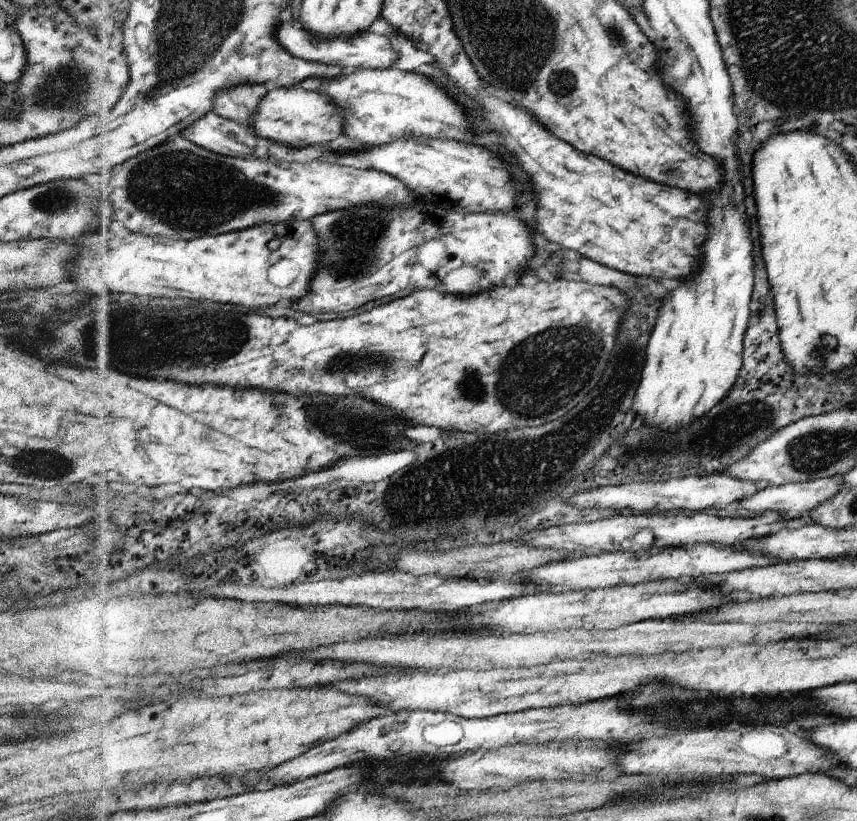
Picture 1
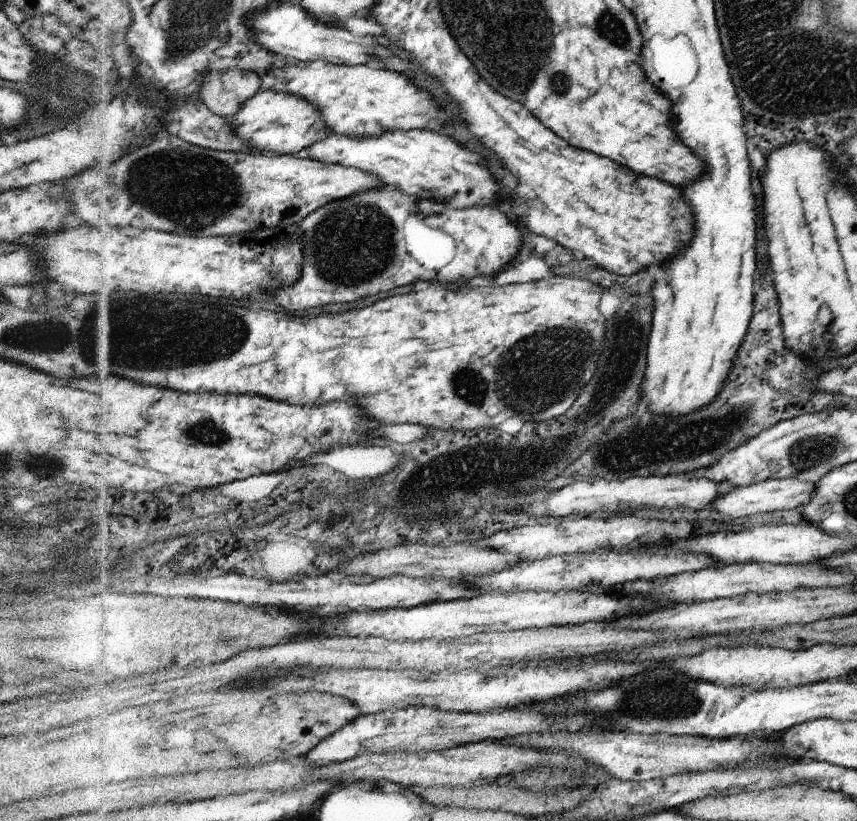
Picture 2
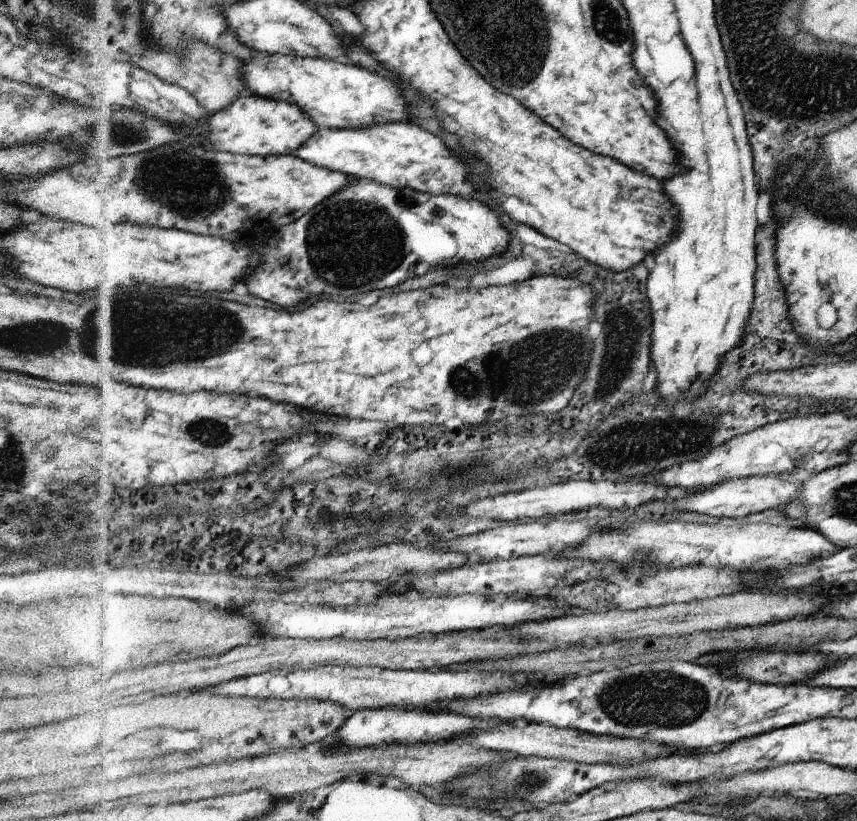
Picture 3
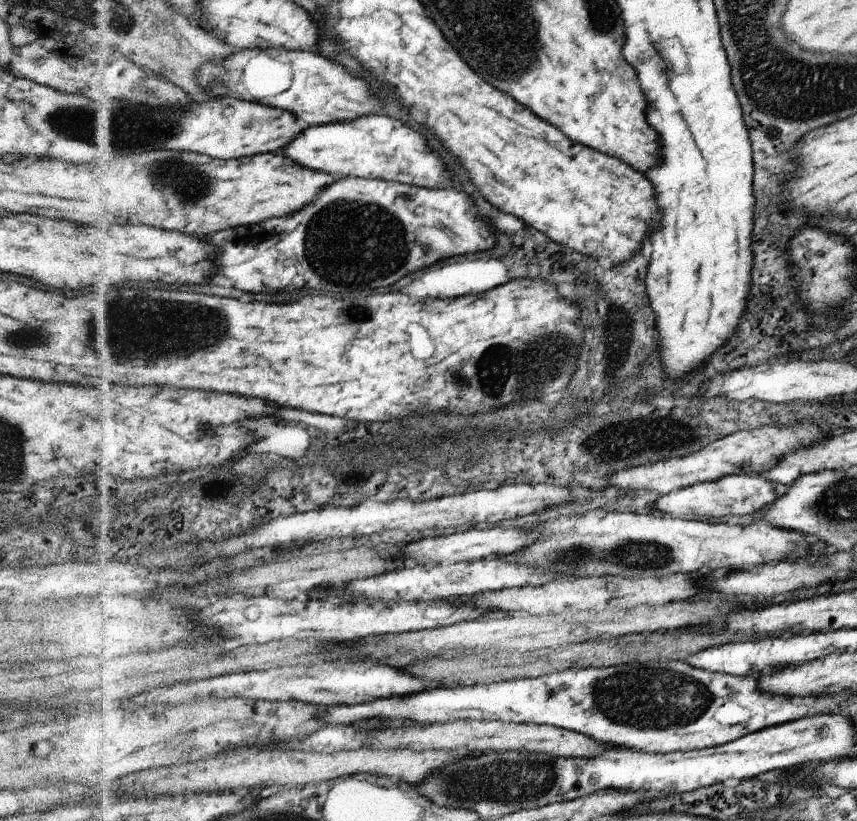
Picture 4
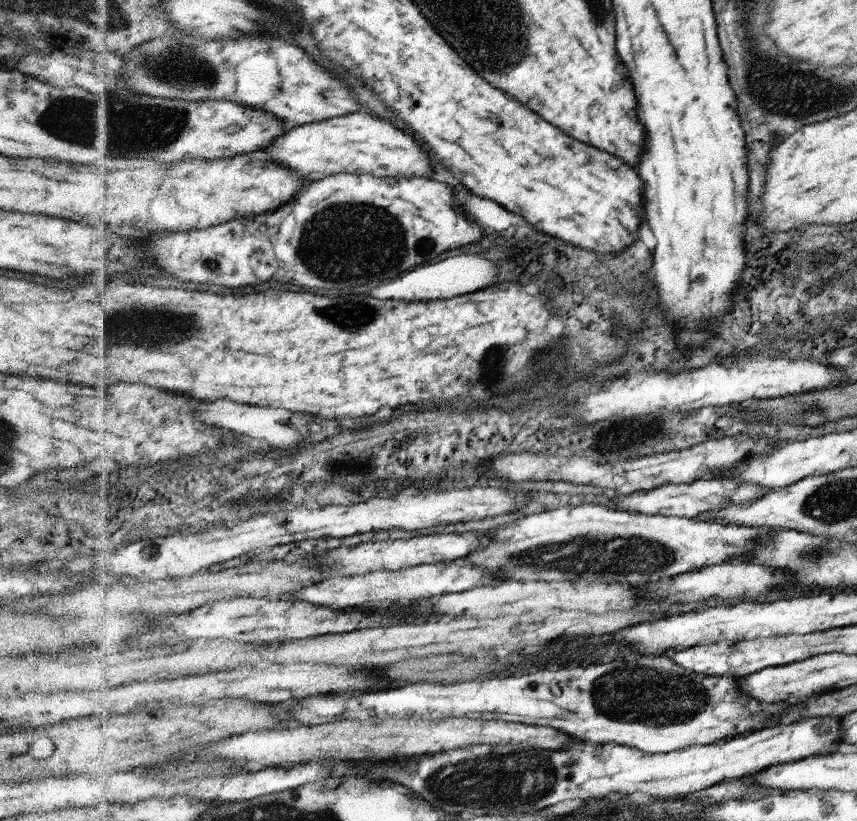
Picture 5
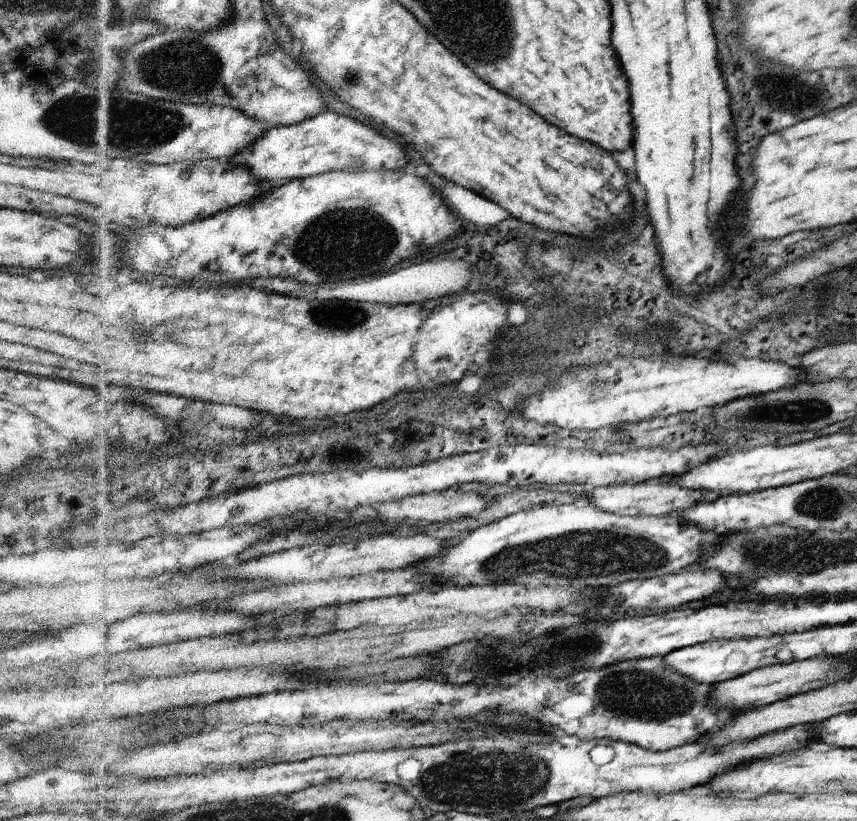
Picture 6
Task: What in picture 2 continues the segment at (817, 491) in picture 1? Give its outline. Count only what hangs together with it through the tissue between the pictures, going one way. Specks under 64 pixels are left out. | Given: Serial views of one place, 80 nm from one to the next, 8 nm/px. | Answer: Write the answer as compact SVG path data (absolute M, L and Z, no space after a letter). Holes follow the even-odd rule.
M767 479L760 483L753 483L746 487L735 487L727 495L718 497L711 505L725 516L740 518L743 521L747 516L753 516L757 512L775 512L775 510L798 510L809 502L814 493L815 483L799 481L797 479Z

